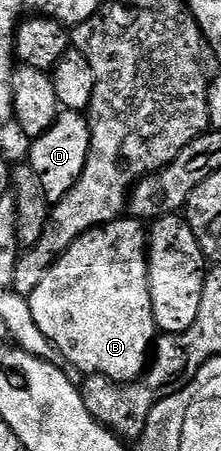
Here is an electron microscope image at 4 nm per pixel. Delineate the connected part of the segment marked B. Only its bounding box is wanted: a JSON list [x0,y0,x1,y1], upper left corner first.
[27,218,159,384]

